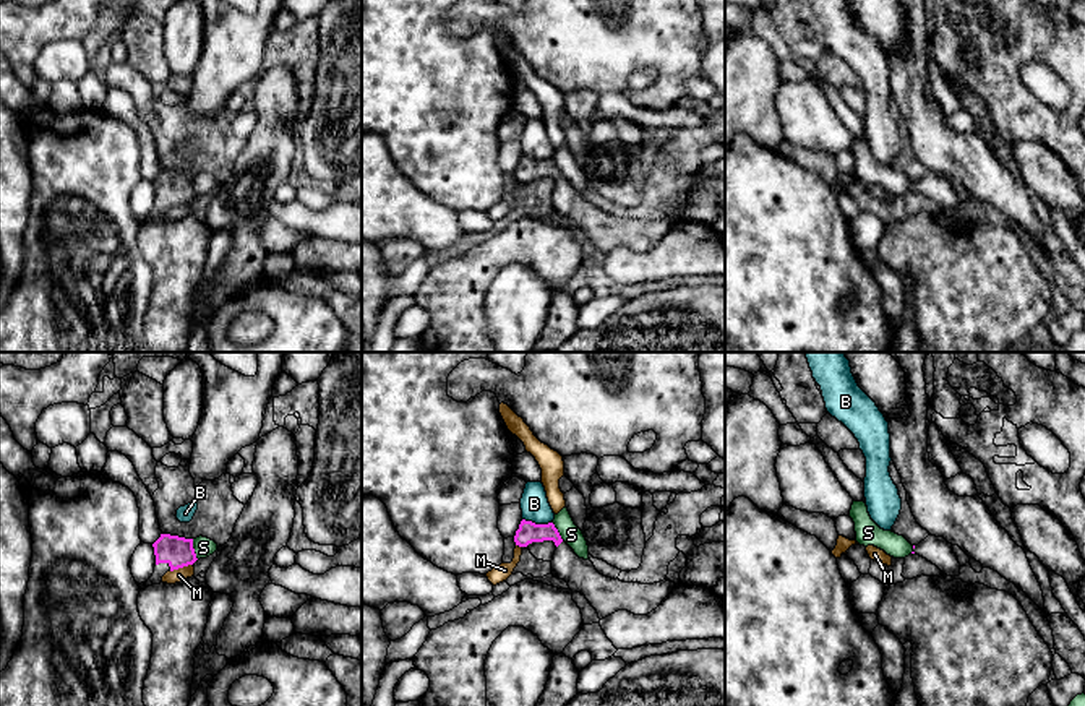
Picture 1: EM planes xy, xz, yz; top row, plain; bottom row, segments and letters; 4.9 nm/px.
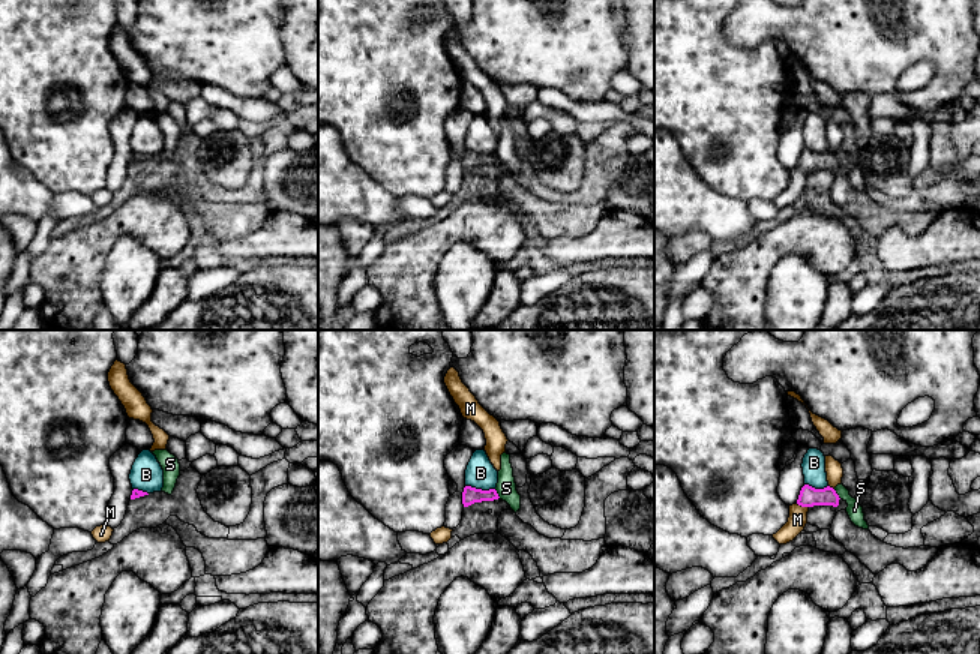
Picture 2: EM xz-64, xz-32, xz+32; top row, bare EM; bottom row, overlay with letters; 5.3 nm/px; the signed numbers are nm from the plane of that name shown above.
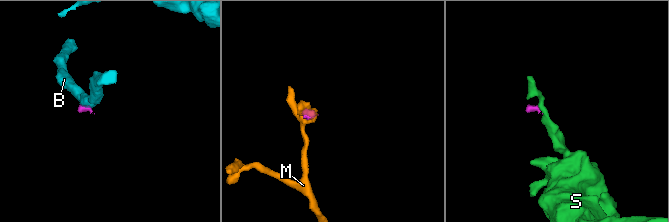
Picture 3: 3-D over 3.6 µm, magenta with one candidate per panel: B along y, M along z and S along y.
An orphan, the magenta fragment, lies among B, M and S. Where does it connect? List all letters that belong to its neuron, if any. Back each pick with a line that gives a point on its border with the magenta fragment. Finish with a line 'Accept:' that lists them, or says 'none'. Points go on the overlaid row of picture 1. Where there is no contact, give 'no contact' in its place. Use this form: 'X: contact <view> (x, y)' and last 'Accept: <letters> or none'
Accept: none

